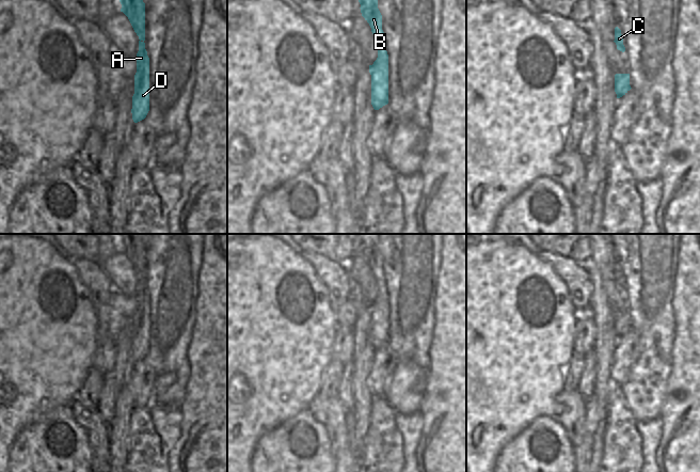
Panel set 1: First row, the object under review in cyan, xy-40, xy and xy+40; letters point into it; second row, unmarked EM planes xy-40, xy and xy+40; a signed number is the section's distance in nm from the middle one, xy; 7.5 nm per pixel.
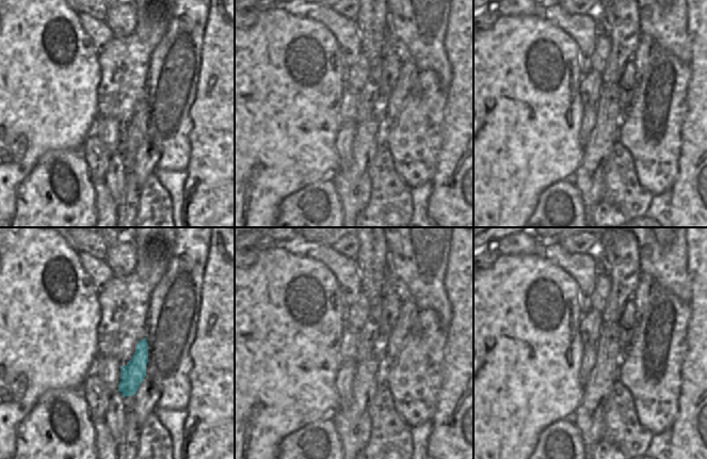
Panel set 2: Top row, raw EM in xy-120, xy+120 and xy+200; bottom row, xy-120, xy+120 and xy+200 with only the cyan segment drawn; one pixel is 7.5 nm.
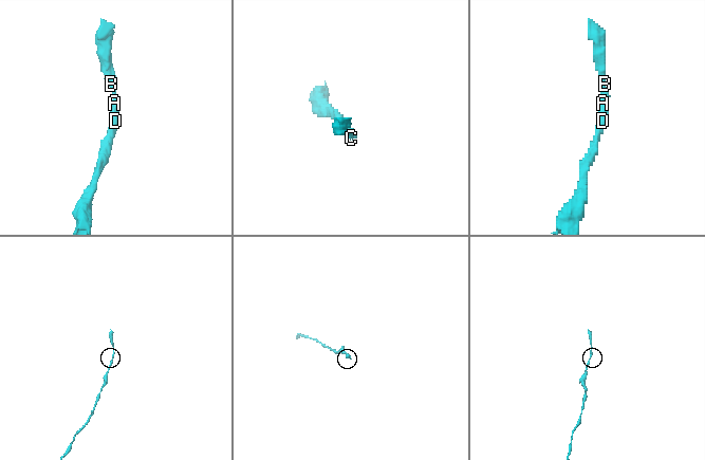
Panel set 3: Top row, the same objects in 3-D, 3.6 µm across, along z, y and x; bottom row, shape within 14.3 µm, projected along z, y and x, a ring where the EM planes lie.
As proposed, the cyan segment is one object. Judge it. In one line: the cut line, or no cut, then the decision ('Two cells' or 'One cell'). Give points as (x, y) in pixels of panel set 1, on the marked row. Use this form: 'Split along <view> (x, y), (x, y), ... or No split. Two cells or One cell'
No split. One cell

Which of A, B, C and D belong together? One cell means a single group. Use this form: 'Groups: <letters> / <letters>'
Groups: A B C D

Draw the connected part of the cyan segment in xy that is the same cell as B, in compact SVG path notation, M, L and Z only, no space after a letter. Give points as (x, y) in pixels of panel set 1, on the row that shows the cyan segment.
M359 0L361 13L369 23L378 47L378 58L369 65L371 75L371 105L379 110L388 104L388 54L384 32L382 30L382 15L378 9L378 0Z

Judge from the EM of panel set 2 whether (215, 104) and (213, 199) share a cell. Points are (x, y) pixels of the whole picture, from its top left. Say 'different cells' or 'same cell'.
same cell

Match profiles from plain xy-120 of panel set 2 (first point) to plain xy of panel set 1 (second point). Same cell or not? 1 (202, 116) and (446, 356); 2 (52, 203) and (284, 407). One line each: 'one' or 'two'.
1: one
2: two

